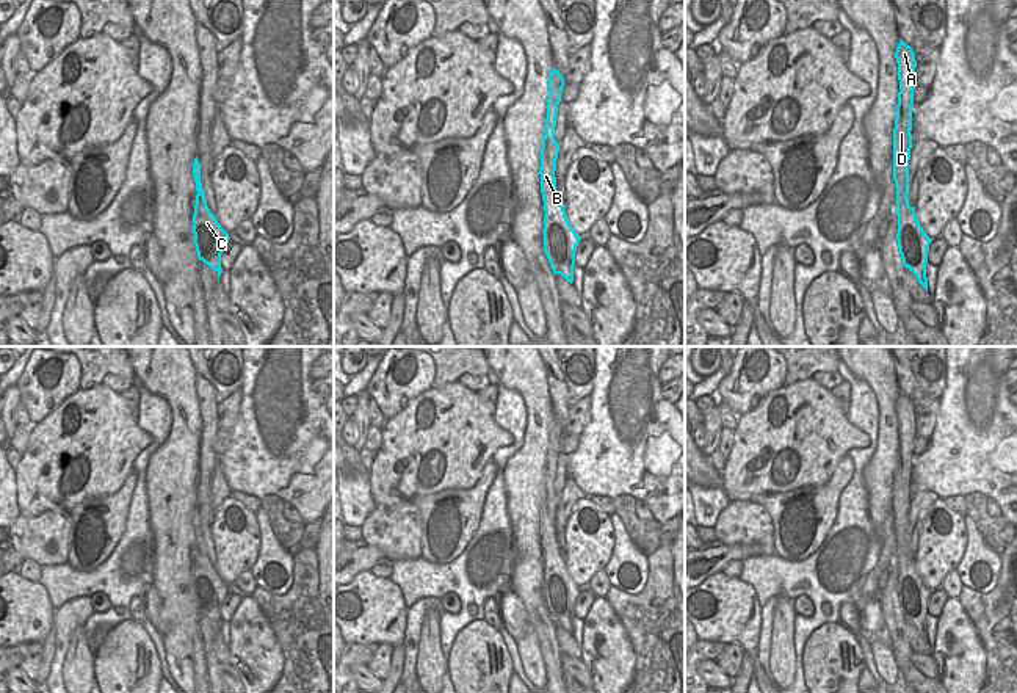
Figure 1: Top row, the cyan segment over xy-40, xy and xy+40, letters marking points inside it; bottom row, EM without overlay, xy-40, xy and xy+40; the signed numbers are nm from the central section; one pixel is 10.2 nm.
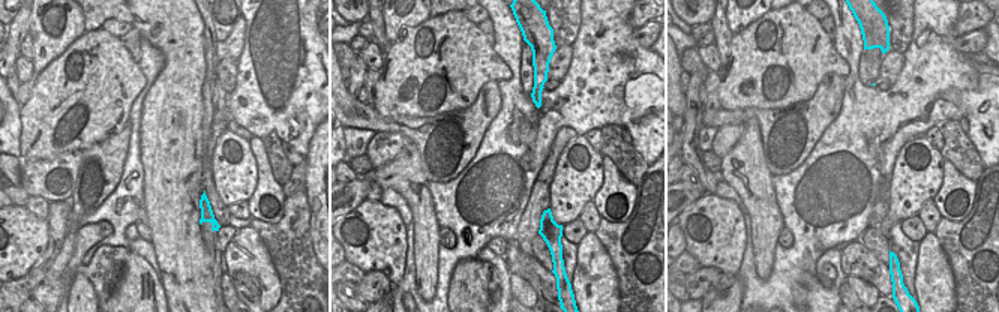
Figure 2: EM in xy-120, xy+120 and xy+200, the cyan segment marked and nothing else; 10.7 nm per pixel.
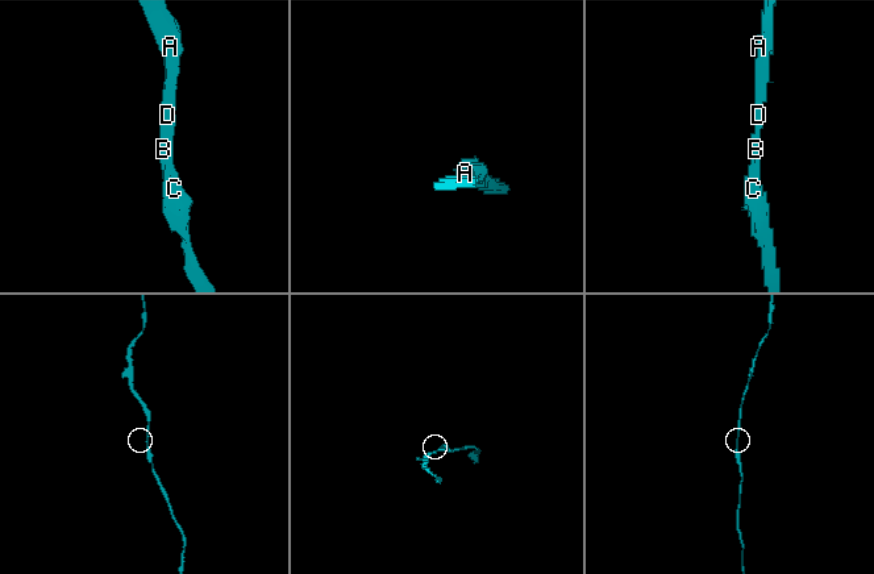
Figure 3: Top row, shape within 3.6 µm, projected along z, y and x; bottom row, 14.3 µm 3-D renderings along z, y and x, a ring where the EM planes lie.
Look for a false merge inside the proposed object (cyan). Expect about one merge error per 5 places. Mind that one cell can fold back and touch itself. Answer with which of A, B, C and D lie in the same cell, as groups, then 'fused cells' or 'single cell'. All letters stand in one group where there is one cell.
groups A B C D; single cell

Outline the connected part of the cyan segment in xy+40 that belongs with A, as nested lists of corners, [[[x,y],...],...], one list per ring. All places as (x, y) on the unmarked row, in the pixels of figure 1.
[[[899,390],[895,403],[898,414],[898,456],[893,480],[893,532],[896,538],[898,599],[904,619],[909,619],[928,643],[926,615],[931,590],[920,577],[915,558],[909,557],[909,511],[912,500],[912,456],[915,430],[915,405]]]

